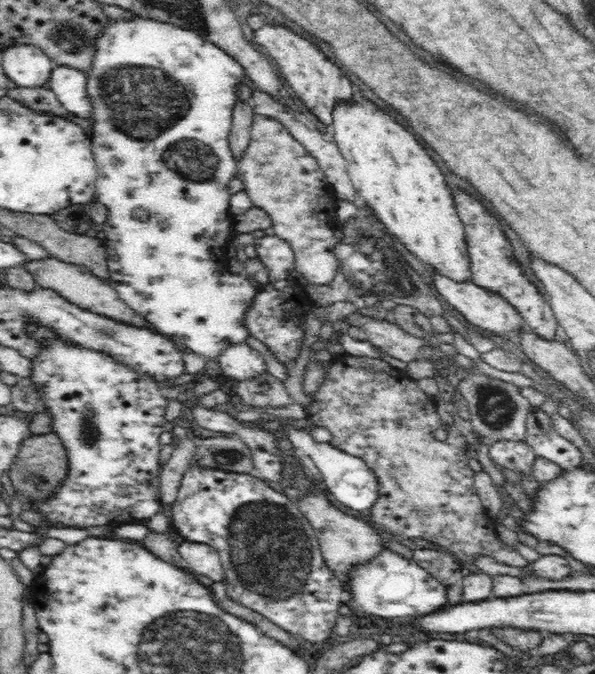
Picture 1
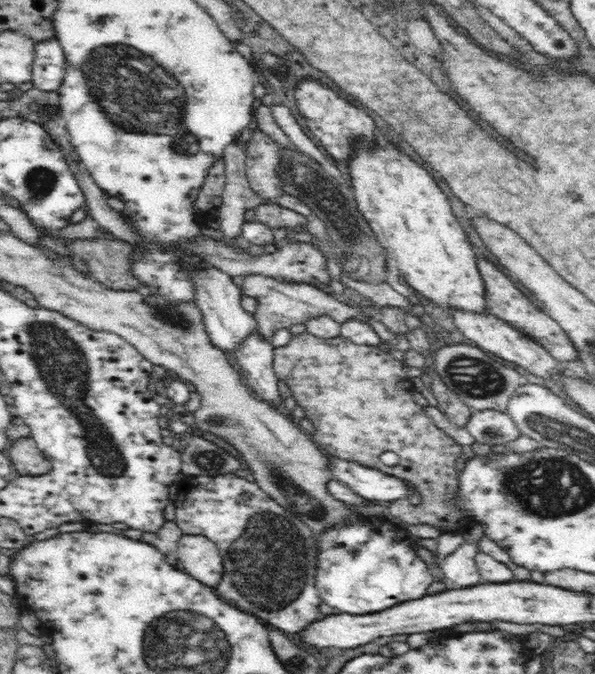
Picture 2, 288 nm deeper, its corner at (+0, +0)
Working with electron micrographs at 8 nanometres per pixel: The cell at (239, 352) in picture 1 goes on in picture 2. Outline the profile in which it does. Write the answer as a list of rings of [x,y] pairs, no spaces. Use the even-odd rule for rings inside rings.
[[[198,262],[192,264],[192,284],[196,288],[196,306],[202,310],[204,316],[204,324],[206,324],[206,332],[212,340],[214,346],[218,346],[220,350],[230,350],[234,352],[256,328],[258,322],[252,314],[244,312],[240,306],[240,298],[242,298],[242,290],[232,282],[232,276],[228,276],[226,272],[222,272],[216,266],[202,266]]]

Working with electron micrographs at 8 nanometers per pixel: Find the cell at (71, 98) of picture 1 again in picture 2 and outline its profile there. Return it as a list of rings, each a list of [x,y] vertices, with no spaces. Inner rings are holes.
[[[58,38],[34,42],[34,66],[32,84],[40,92],[58,92],[64,84],[64,74],[68,72],[64,50]]]

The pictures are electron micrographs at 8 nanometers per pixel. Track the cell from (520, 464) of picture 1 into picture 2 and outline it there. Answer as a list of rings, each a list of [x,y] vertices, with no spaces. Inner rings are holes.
[[[494,408],[472,410],[466,422],[466,430],[478,444],[488,446],[506,446],[506,442],[522,436],[518,424],[510,418],[510,414]]]

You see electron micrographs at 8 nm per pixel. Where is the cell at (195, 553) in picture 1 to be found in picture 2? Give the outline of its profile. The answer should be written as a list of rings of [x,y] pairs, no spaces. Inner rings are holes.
[[[184,536],[176,542],[178,560],[182,562],[184,572],[198,578],[208,586],[216,586],[222,580],[222,558],[216,542],[206,536]]]

